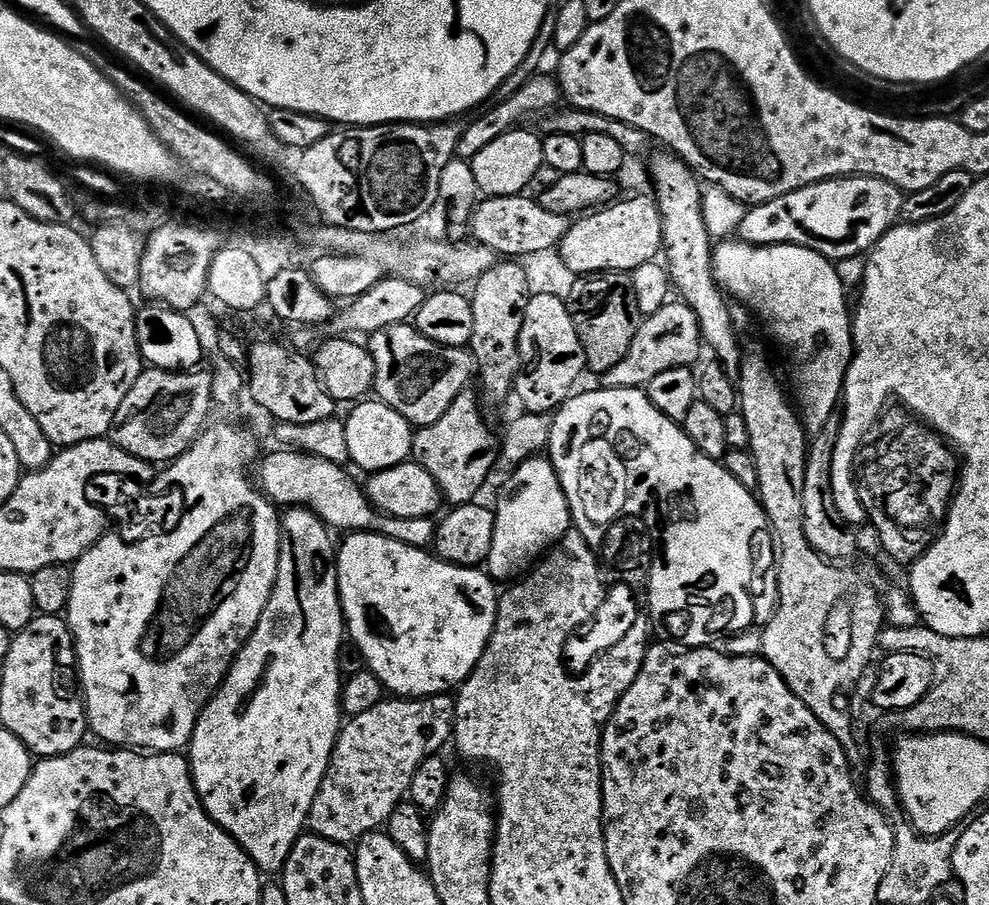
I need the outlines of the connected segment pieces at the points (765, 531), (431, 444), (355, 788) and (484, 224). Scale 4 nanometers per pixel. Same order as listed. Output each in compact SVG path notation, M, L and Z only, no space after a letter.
M597 388L597 392L581 391L569 396L552 416L553 432L547 455L556 468L569 504L575 502L576 496L588 504L588 508L572 508L572 516L584 512L584 520L588 520L588 516L592 516L592 520L608 520L608 512L616 516L624 504L628 504L632 512L636 512L636 508L648 512L648 520L652 520L656 532L660 532L660 592L646 595L652 599L649 608L656 608L655 623L664 627L677 645L685 649L702 648L727 632L746 631L756 616L767 622L778 603L778 549L772 529L768 527L768 516L753 489L742 486L734 474L724 469L721 461L706 458L677 421L653 406L647 391Z
M472 390L464 391L438 422L417 427L412 438L411 459L434 478L441 497L452 506L473 503L478 490L488 483L498 455L498 436L484 421L478 396L477 400Z
M448 694L385 698L372 710L351 717L340 729L328 774L322 778L322 786L312 803L307 827L323 840L345 846L351 845L351 840L363 841L375 828L383 829L397 806L409 795L416 767L426 758L437 755L440 747L453 739L455 727L456 702Z
M521 194L483 199L470 221L470 229L472 228L475 236L473 239L479 245L492 249L499 257L514 260L535 252L557 249L571 228L571 217L548 212L540 206L537 199L527 196Z

